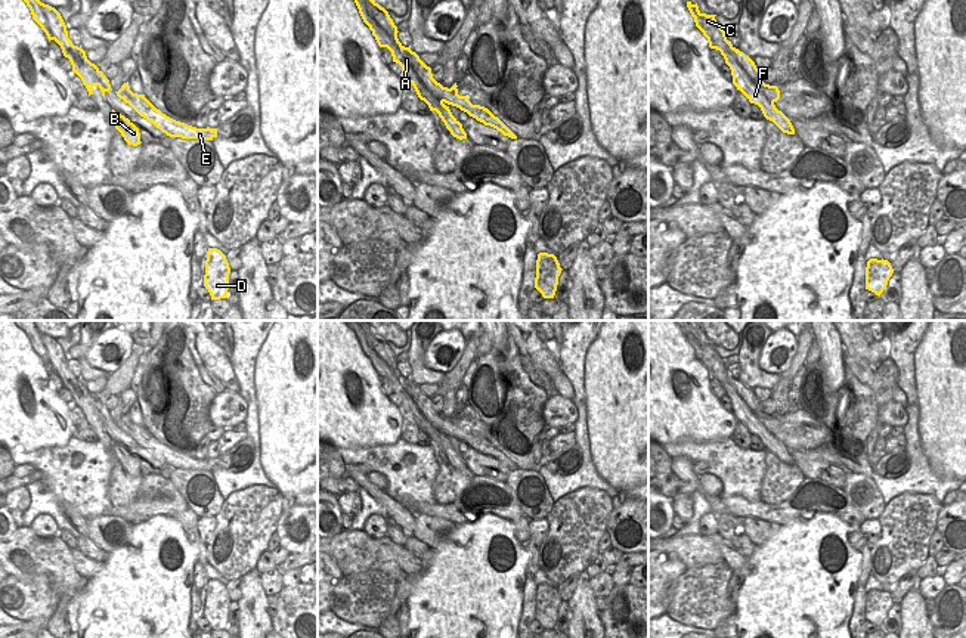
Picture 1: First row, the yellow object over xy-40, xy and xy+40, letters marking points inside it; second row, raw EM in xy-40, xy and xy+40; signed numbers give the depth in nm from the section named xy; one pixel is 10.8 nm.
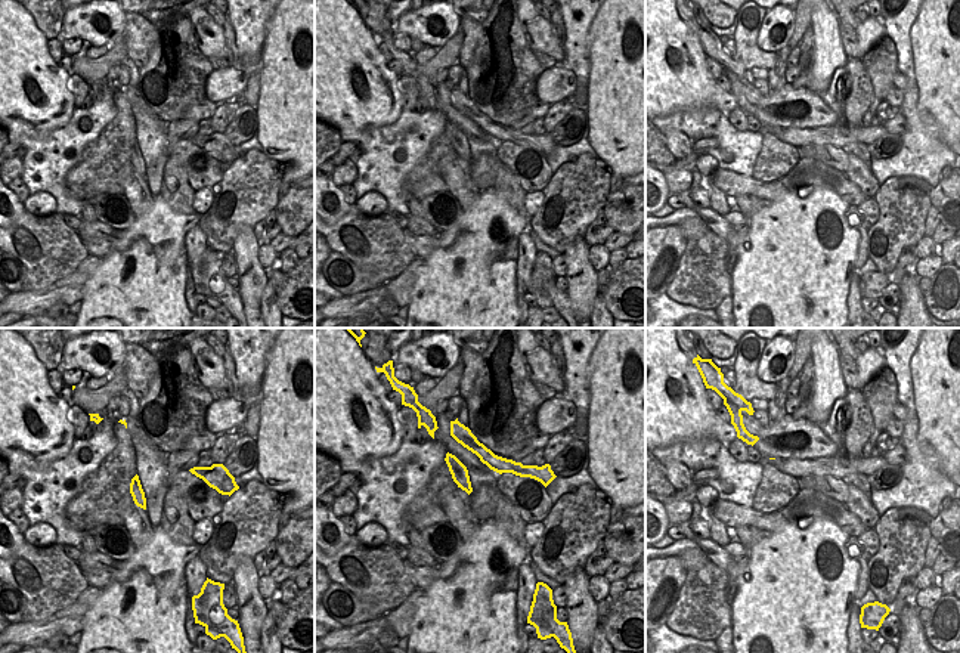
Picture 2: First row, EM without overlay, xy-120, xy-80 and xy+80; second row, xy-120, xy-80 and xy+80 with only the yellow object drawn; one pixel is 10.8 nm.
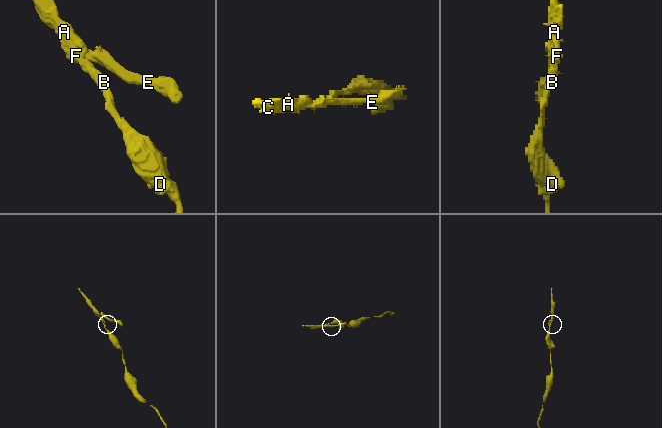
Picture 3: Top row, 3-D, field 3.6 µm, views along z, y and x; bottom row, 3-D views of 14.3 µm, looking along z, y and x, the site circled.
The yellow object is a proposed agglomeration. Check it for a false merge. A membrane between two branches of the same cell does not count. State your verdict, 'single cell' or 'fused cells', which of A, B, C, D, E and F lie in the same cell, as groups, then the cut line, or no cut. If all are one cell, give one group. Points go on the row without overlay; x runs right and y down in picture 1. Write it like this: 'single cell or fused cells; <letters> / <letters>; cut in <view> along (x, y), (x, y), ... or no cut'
fused cells; A B C D F / E; cut in xy along (446, 418), (442, 424), (443, 431)

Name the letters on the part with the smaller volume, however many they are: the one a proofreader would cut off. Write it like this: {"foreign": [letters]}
{"foreign": ["E"]}

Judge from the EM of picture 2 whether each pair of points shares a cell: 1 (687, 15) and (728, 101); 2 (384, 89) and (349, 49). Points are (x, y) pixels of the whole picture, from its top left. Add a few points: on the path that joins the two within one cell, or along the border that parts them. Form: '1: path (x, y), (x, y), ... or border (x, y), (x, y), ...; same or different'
1: border (678, 15), (691, 30); different
2: path (374, 79), (355, 59); same

